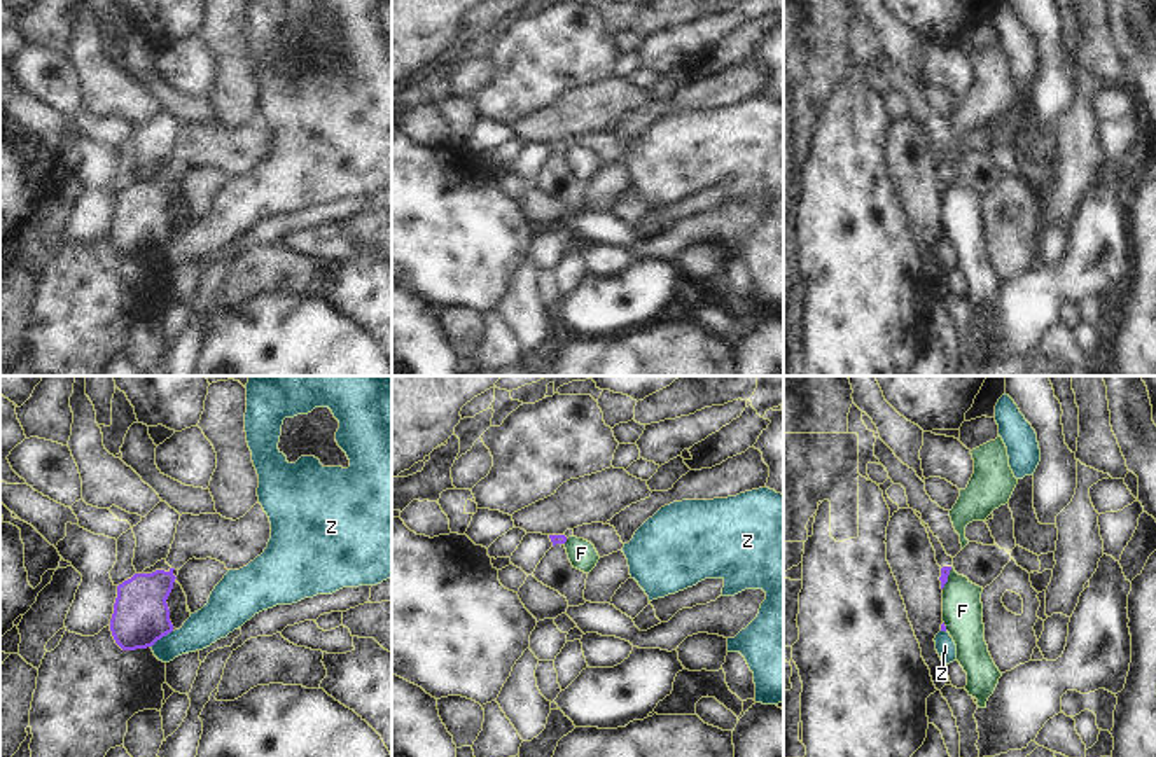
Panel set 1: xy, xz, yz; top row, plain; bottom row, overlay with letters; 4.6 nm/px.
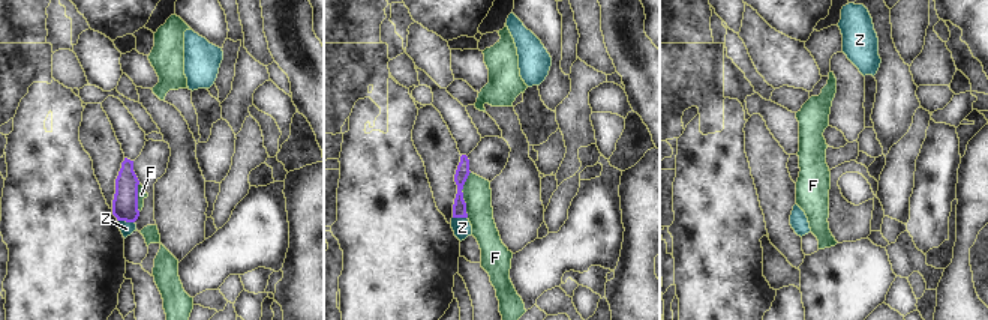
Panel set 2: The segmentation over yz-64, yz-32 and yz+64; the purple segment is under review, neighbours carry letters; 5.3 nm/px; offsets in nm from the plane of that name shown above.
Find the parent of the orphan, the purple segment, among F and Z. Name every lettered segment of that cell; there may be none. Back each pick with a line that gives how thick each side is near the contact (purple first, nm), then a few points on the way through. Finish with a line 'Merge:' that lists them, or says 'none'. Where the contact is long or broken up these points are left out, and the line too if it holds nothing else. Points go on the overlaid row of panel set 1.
Merge: none

